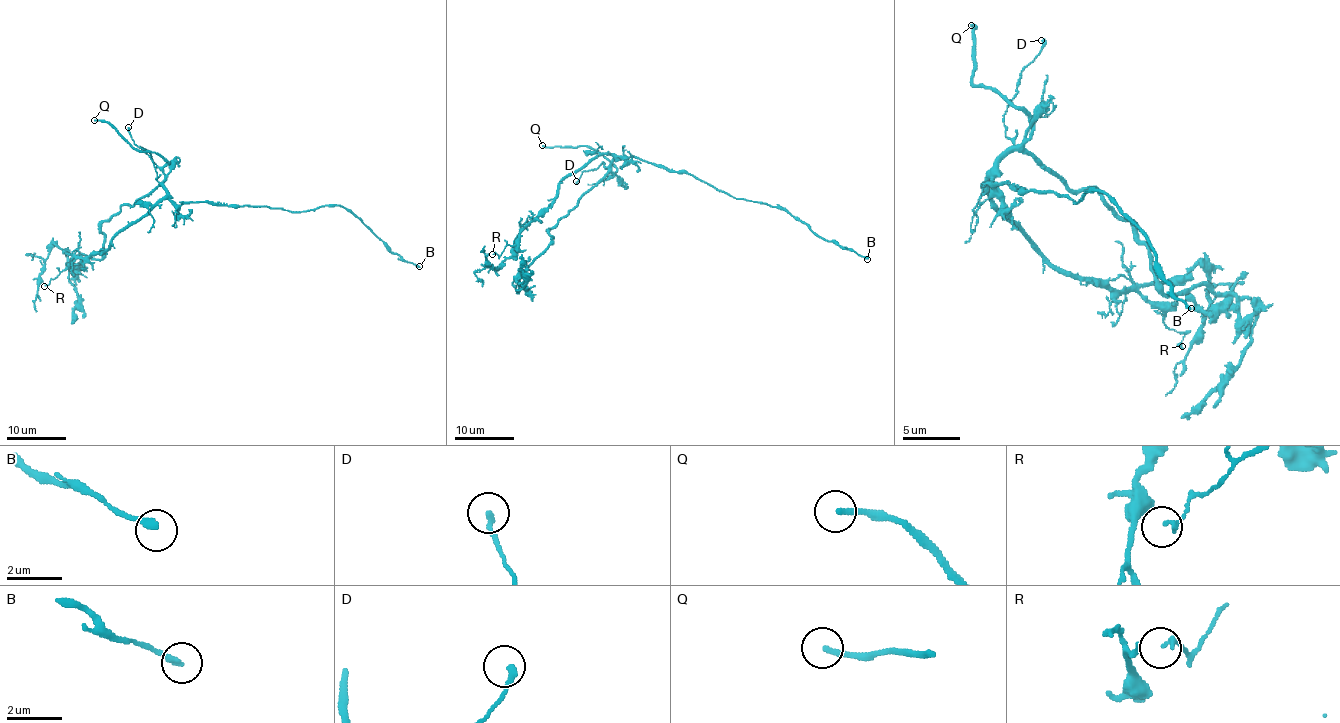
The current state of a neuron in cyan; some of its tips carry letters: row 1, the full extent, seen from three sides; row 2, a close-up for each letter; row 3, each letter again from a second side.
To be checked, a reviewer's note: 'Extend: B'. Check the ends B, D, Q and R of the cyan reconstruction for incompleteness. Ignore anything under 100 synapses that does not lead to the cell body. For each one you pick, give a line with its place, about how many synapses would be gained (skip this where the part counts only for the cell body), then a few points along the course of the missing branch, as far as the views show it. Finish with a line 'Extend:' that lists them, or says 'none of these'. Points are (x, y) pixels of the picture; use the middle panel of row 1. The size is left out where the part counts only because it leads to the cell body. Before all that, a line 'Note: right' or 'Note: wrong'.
Note: wrong
Q: at (542, 145); missing branch runs (542, 145), (533, 141), (518, 141), (482, 126), (472, 115), (464, 118)
Extend: Q

